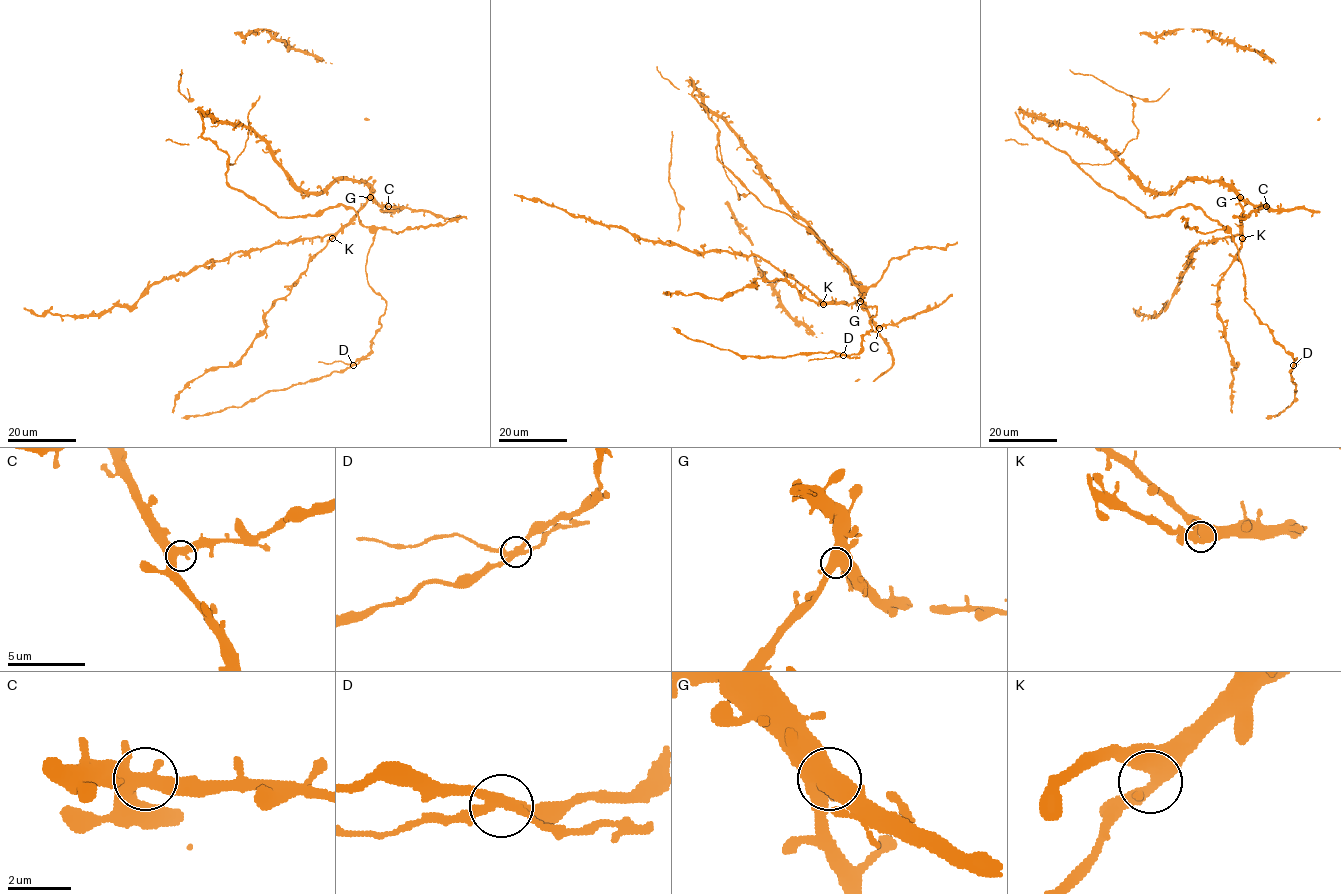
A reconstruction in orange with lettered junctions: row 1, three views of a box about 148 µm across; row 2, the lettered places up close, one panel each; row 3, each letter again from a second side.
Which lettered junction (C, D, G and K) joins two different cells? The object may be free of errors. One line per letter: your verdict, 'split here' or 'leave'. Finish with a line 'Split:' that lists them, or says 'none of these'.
C: leave
D: split here
G: leave
K: leave
Split: D

